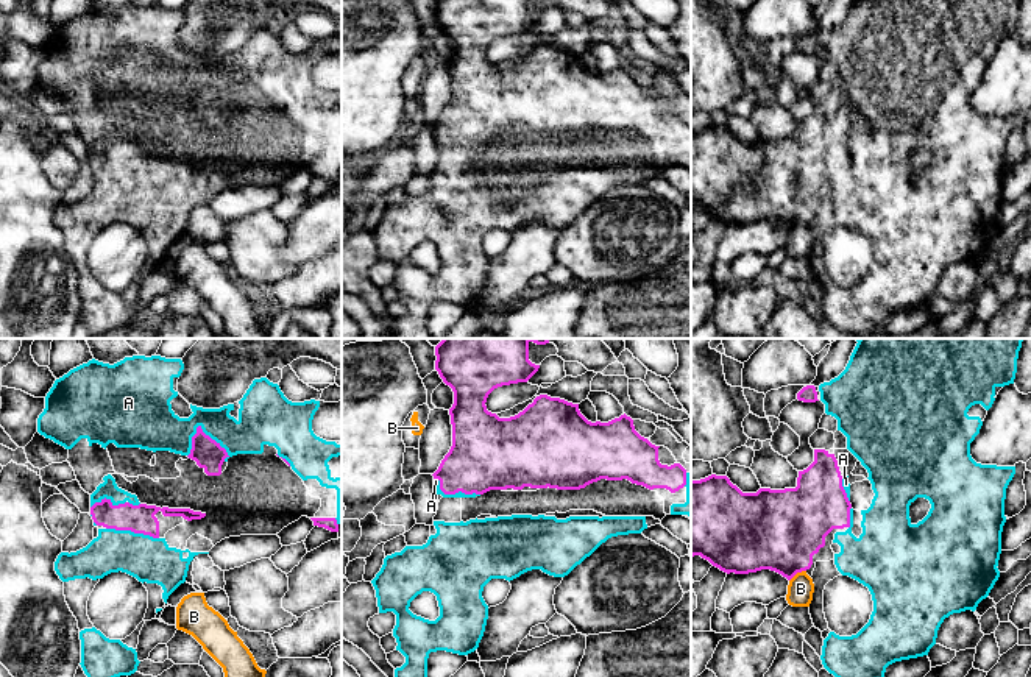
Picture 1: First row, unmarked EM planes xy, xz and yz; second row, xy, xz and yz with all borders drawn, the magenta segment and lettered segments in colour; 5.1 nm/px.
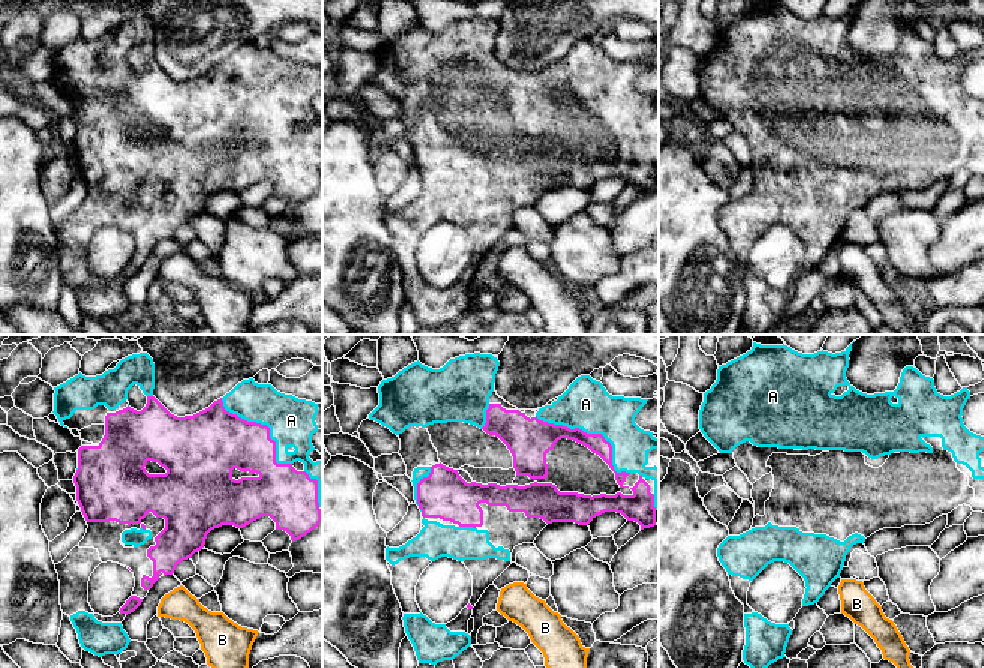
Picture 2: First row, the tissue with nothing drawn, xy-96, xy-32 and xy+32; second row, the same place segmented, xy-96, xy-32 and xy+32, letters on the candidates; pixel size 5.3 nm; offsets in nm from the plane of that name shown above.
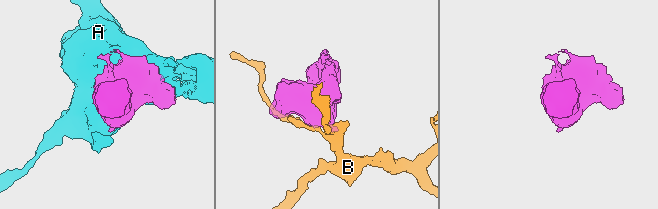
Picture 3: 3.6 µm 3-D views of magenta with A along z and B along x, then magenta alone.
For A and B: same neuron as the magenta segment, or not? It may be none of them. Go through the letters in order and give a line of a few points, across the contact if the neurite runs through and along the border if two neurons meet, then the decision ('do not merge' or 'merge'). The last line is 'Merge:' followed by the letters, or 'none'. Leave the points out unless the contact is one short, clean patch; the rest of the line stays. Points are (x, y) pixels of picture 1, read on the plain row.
A: merge
B: do not merge
Merge: A

